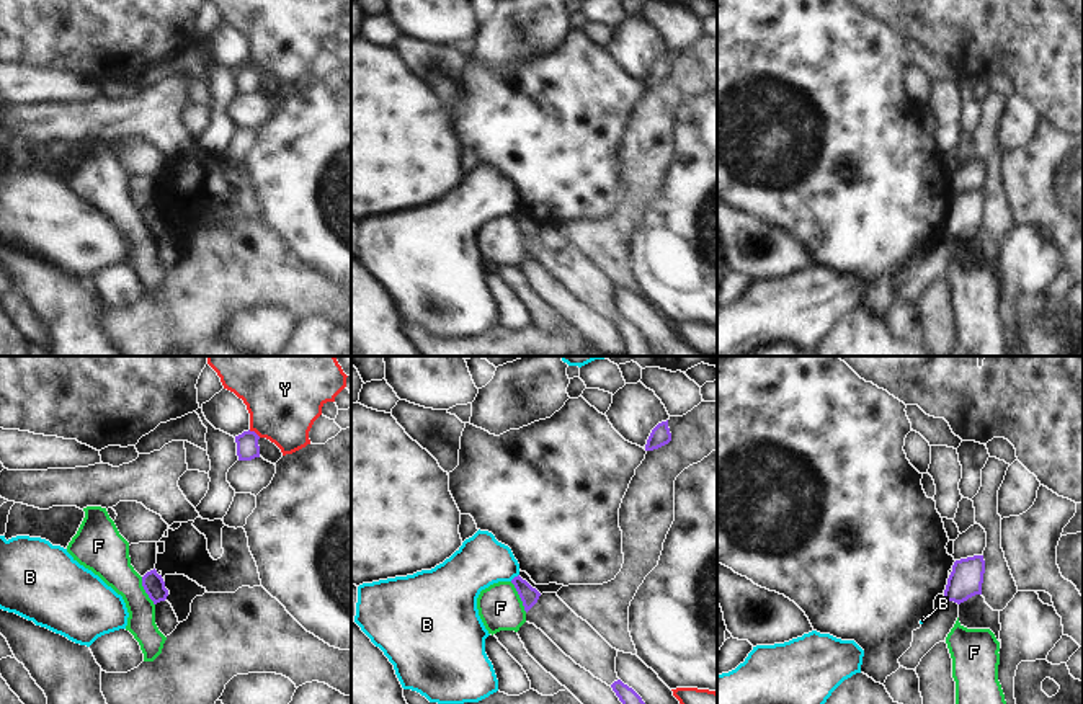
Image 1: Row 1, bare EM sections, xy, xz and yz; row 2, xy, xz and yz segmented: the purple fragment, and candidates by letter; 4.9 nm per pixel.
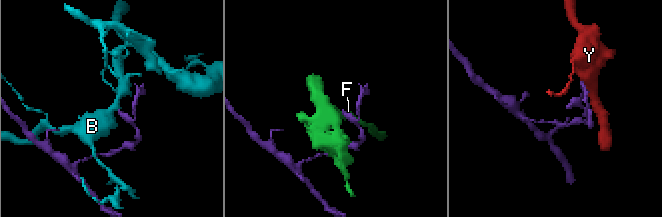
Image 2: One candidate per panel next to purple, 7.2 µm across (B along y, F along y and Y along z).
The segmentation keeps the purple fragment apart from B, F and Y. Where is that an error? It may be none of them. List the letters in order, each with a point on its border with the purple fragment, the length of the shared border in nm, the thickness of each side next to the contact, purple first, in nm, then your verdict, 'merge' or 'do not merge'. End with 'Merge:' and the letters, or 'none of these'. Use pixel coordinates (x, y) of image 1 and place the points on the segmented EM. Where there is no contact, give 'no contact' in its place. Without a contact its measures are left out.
B: meets purple in xz at (515, 577); contact 60 nm long; 90 nm thick on the purple side, 240 nm on the other; do not merge
F: meets purple in xz at (520, 597); contact 170 nm long; 90 nm thick on the purple side, 220 nm on the other; do not merge
Y: meets purple in xy at (254, 432); contact 70 nm long; 110 nm thick on the purple side, 400 nm on the other; do not merge
Merge: none of these

